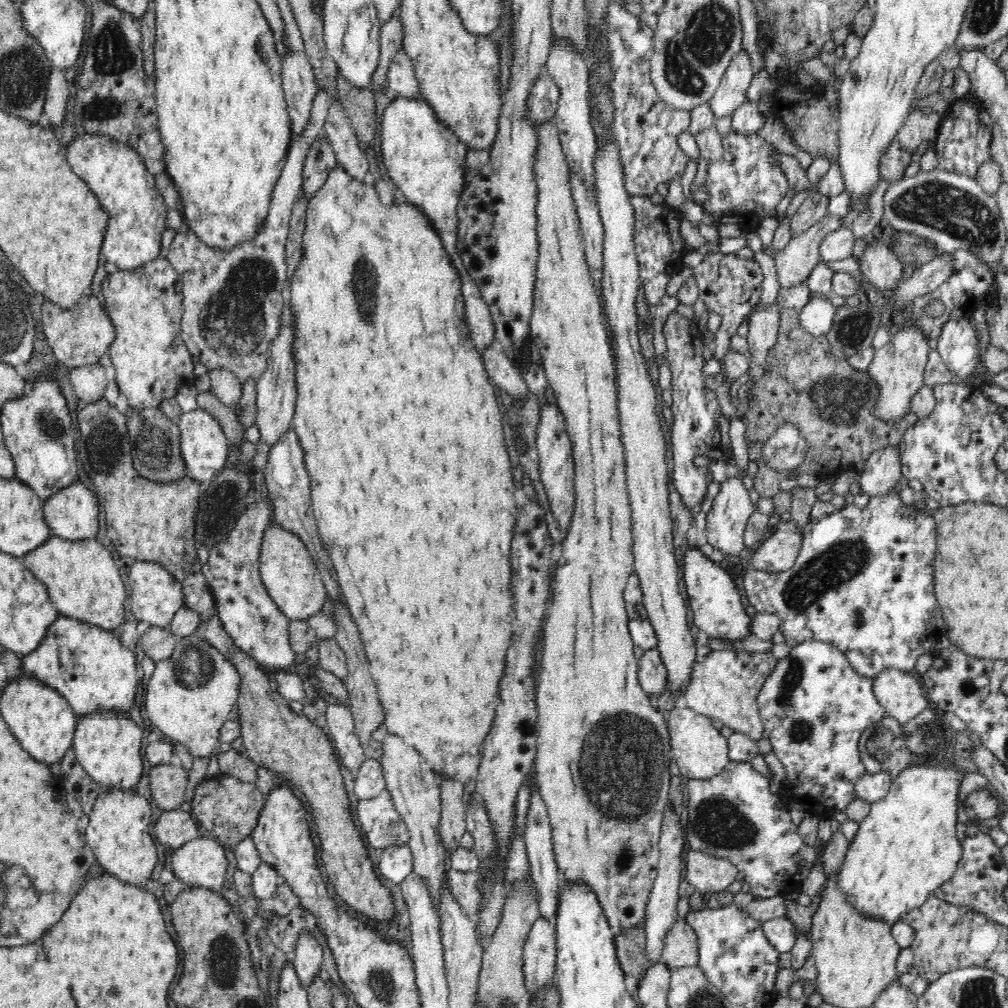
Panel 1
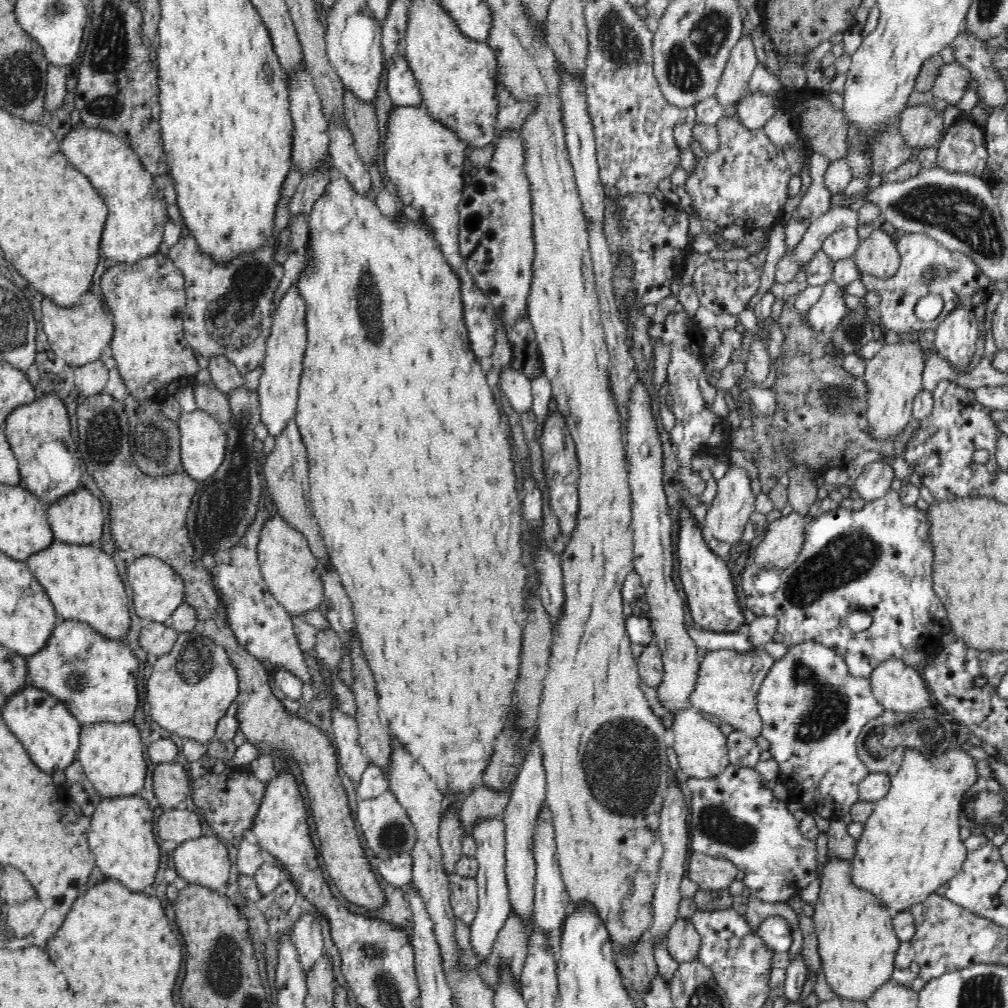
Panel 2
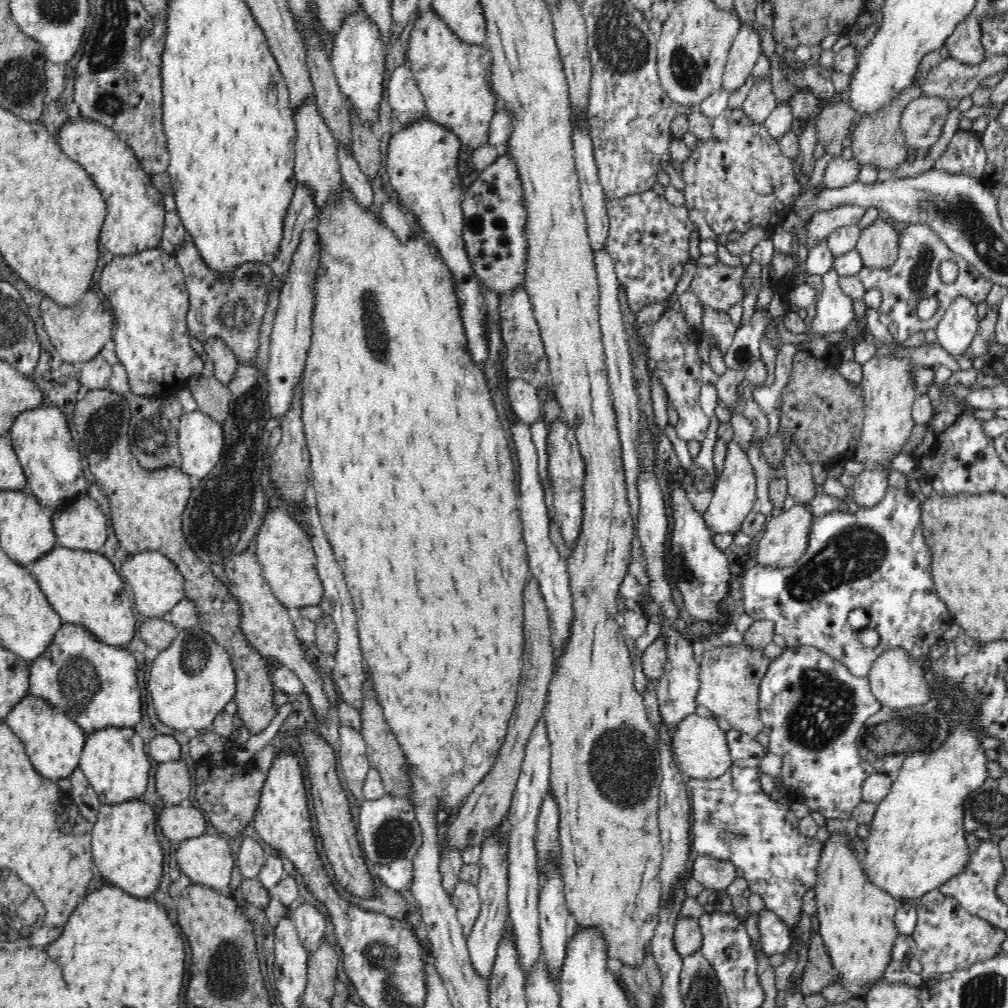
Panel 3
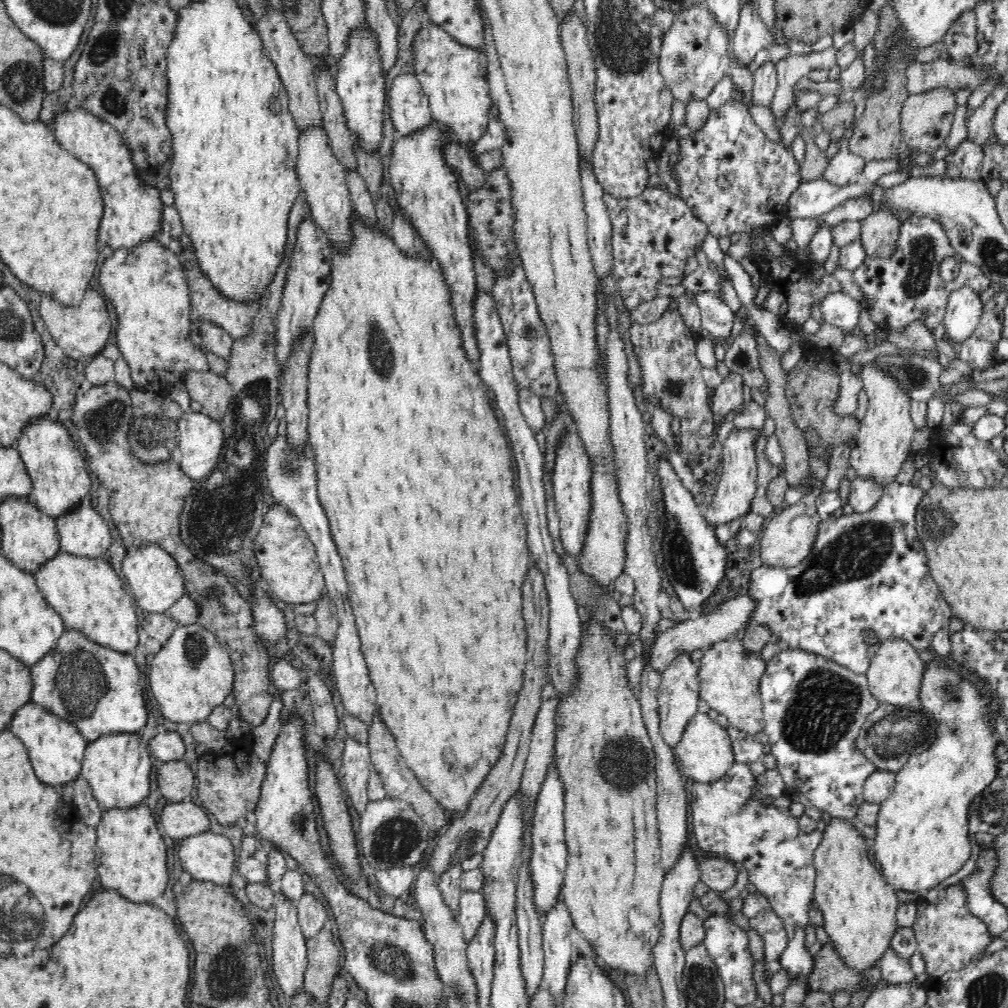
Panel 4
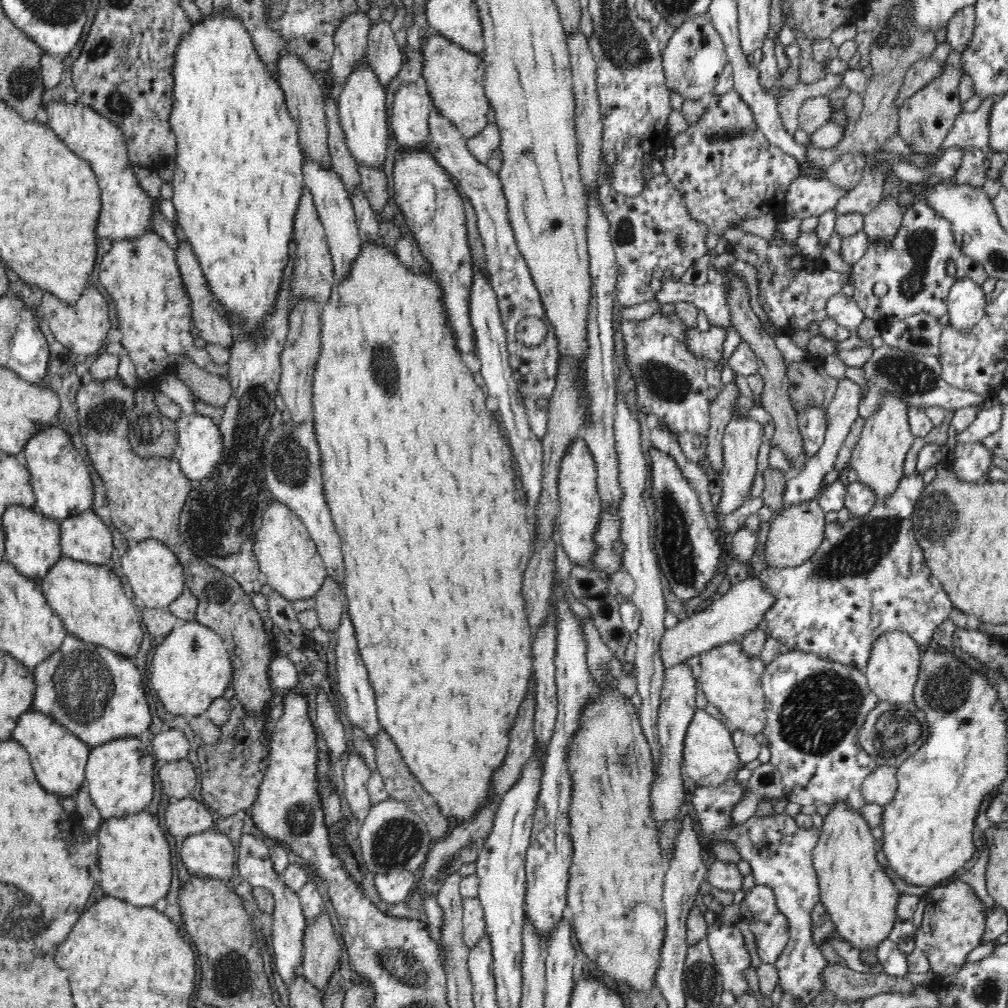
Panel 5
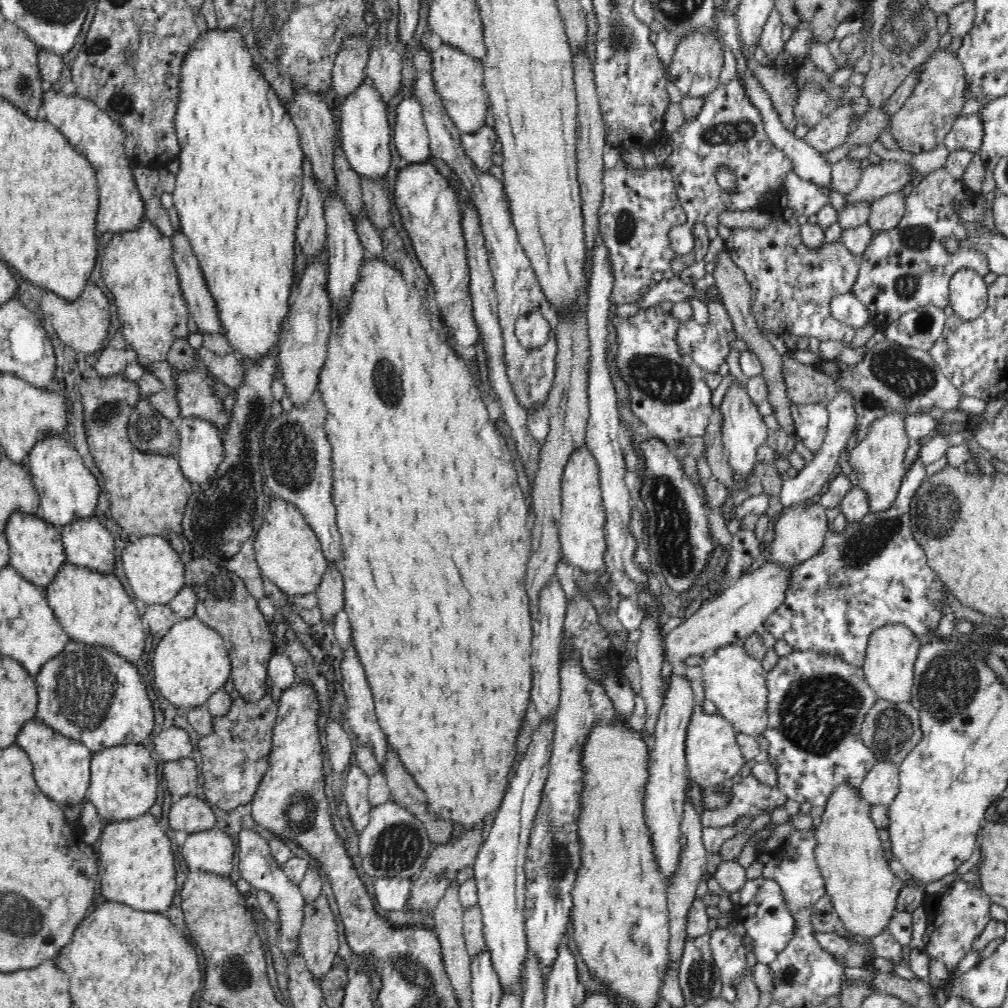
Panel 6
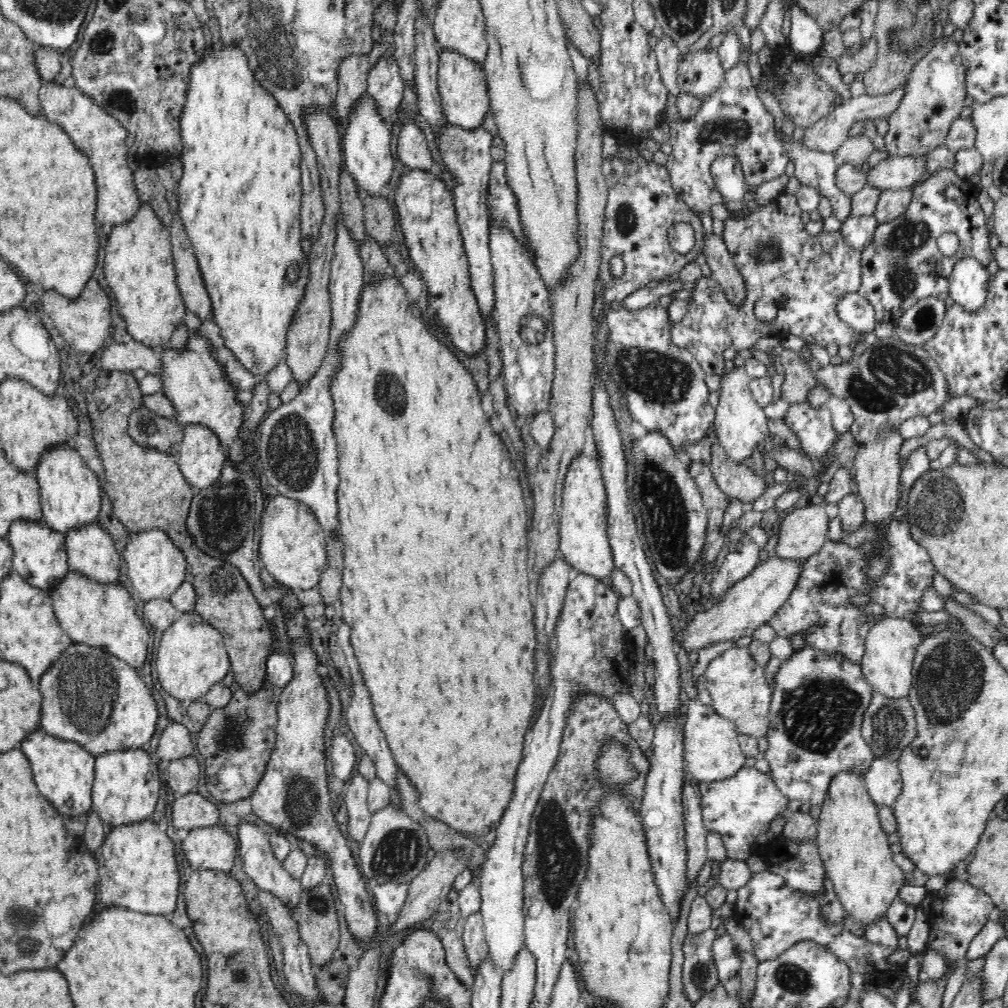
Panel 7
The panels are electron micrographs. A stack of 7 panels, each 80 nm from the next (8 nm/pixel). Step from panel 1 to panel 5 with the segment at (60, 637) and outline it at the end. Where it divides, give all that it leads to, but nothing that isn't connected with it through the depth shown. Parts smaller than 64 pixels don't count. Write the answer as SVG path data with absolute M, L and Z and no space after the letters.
M67 633L59 650L31 670L36 685L32 707L50 715L89 747L126 736L144 737L150 726L142 674L125 655Z

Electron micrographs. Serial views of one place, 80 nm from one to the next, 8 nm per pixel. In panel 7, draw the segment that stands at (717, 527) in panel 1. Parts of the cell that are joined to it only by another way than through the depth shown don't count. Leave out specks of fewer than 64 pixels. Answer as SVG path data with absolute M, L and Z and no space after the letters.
M734 367L732 371L722 378L720 388L720 404L715 409L715 420L713 426L715 434L722 444L722 448L728 457L738 465L746 466L743 463L754 454L755 449L761 442L770 438L768 432L768 418L764 415L764 410L753 398L749 388L752 380L745 368Z

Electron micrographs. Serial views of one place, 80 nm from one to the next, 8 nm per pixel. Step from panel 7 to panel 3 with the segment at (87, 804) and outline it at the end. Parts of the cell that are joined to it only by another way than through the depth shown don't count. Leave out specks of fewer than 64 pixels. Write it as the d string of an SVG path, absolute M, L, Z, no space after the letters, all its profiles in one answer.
M26 695L20 703L14 704L13 710L6 716L5 721L24 743L31 763L44 778L53 781L68 778L70 772L79 766L85 743L85 732L69 715L64 714L61 710L56 710L46 699Z

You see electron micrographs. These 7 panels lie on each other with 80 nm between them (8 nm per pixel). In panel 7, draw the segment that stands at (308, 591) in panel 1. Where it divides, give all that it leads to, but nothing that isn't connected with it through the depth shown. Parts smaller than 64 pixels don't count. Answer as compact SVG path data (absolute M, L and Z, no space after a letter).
M272 493L262 514L258 554L263 567L277 583L295 592L314 589L327 565L326 534L309 505Z

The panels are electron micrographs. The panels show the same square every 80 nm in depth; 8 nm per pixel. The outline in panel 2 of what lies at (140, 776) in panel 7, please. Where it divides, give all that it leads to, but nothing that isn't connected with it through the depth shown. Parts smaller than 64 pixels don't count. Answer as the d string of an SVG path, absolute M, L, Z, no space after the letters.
M133 721L84 724L80 728L78 741L80 744L75 757L101 798L139 794L146 778L146 760L142 750L142 738Z

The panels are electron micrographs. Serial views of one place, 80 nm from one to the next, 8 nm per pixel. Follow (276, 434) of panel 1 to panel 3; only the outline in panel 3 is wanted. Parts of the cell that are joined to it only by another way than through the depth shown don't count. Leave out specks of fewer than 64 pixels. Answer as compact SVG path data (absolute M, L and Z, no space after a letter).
M309 227L301 232L301 241L293 254L288 278L282 286L279 306L273 320L270 335L269 359L266 372L269 381L269 406L271 420L281 421L290 412L294 400L295 388L300 384L305 367L306 357L312 338L312 308L314 306L314 274L318 270L320 245L316 230Z

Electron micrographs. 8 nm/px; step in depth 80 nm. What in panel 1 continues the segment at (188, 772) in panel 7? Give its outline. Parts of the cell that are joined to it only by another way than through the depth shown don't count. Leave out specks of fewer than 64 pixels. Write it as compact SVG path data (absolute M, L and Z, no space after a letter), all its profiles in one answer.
M153 765L148 772L152 802L163 811L173 811L184 802L188 772L184 767Z

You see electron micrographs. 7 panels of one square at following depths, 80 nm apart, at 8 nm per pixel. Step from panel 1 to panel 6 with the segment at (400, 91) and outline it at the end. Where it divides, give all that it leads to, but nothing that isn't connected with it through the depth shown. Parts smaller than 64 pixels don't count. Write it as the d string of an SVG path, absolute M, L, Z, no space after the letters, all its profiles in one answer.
M405 93L395 111L394 142L403 163L426 162L431 159L429 134L415 93Z

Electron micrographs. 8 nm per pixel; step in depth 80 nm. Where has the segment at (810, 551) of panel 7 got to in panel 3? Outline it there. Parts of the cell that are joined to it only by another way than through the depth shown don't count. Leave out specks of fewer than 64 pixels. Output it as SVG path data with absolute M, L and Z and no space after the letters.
M795 505L771 518L758 542L756 562L780 570L793 565L808 546L813 514L808 505Z

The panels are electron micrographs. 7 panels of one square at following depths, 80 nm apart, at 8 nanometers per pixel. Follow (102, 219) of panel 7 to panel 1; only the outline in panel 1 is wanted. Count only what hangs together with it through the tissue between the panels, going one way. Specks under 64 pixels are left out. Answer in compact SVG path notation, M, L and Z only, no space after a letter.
M86 133L66 148L67 161L109 214L102 243L102 256L120 270L141 267L159 256L162 233L166 230L167 206L158 192L155 176L149 174L141 156L108 136Z

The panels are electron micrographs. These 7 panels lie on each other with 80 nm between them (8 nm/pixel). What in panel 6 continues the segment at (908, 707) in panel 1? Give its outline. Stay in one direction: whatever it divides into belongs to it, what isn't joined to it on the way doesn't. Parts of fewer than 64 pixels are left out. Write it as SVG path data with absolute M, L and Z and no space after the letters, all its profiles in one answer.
M902 623L884 625L882 628L877 628L870 635L865 651L863 671L877 698L893 703L910 702L914 666L920 647L920 639Z

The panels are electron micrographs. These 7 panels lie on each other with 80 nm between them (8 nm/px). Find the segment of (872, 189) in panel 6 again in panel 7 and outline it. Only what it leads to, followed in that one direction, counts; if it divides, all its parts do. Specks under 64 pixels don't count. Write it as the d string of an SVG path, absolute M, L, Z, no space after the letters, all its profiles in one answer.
M891 155L866 172L865 187L875 188L881 193L886 190L908 189L922 174L926 174L924 155Z

